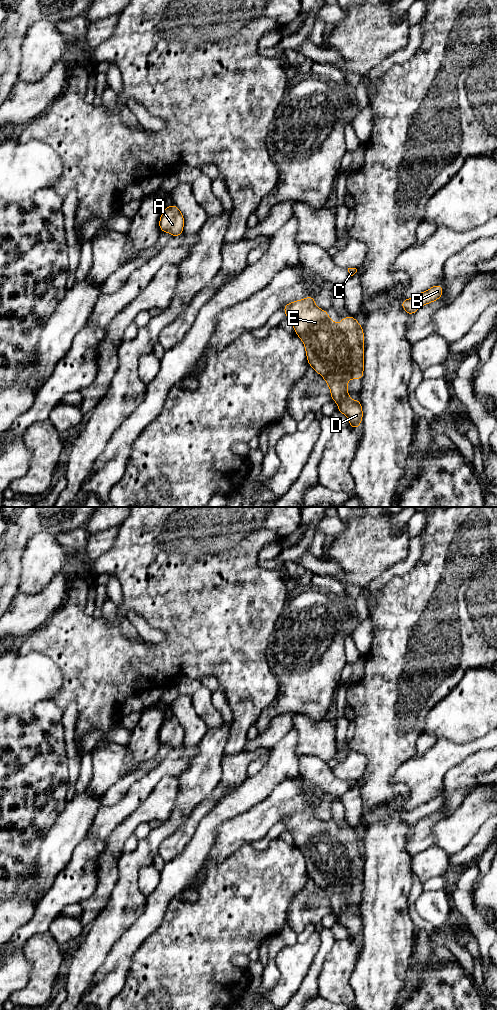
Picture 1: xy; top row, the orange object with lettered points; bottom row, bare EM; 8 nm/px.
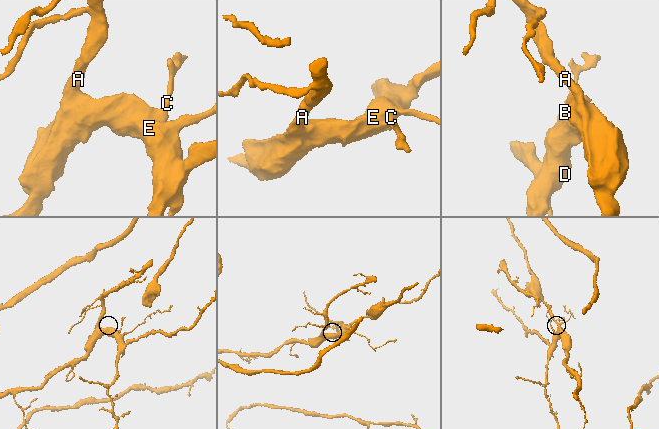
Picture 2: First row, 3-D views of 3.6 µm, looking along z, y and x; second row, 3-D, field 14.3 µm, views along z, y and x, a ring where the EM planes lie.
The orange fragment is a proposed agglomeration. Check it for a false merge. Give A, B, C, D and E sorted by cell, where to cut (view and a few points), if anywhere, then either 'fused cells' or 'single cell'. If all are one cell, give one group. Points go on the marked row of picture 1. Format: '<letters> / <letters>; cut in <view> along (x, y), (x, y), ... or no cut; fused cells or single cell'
A B C D E; no cut; single cell

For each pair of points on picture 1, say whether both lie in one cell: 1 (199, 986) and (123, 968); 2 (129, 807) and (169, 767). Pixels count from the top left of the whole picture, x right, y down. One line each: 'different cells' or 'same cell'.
1: different cells
2: same cell

